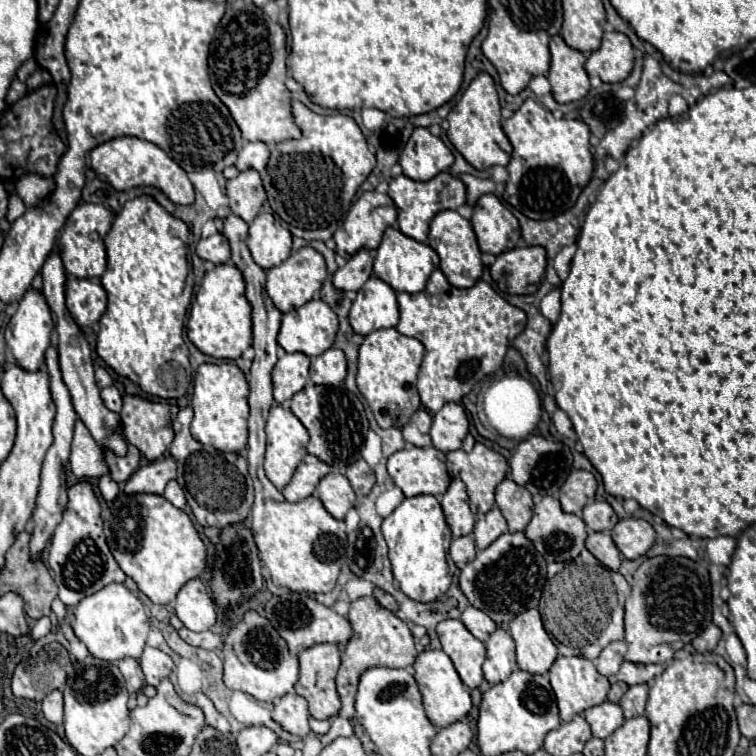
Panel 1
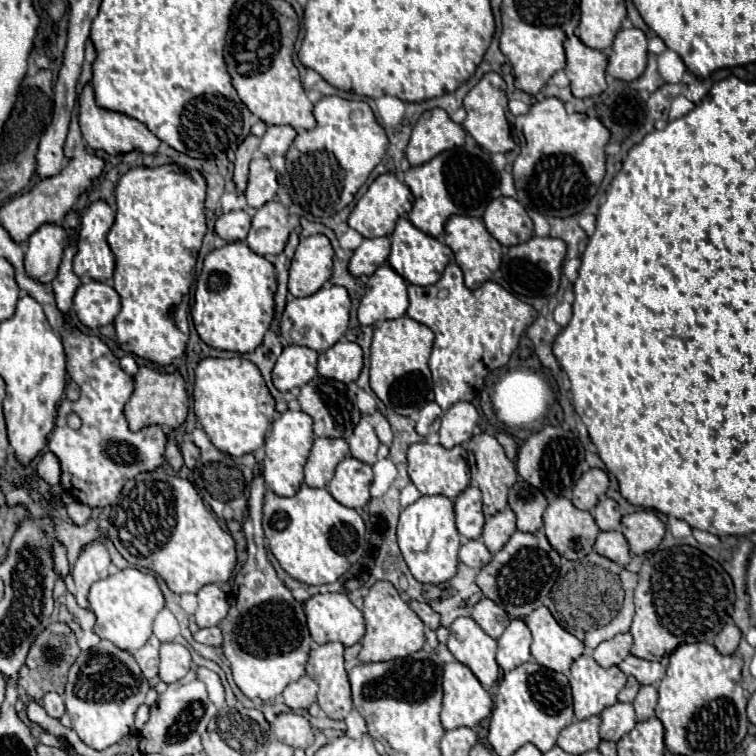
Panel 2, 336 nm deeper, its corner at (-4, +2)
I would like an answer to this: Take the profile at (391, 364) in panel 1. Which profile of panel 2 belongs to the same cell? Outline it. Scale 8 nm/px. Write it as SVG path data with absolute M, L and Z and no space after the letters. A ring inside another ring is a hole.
M408 315L384 321L376 327L370 347L370 385L386 407L400 415L414 415L422 405L434 399L428 357L432 351L434 333L430 327L410 319Z

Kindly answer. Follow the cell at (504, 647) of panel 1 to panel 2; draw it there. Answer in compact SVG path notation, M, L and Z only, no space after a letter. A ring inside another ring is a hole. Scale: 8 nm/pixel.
M512 619L506 627L504 635L498 639L498 655L496 661L504 671L510 671L532 659L530 655L532 635L528 625L522 619Z

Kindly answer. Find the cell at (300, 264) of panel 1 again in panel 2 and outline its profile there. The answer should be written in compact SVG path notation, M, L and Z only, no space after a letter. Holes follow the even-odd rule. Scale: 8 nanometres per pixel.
M318 233L300 239L290 265L288 291L294 297L308 297L316 293L332 277L332 257L334 249L326 235Z

